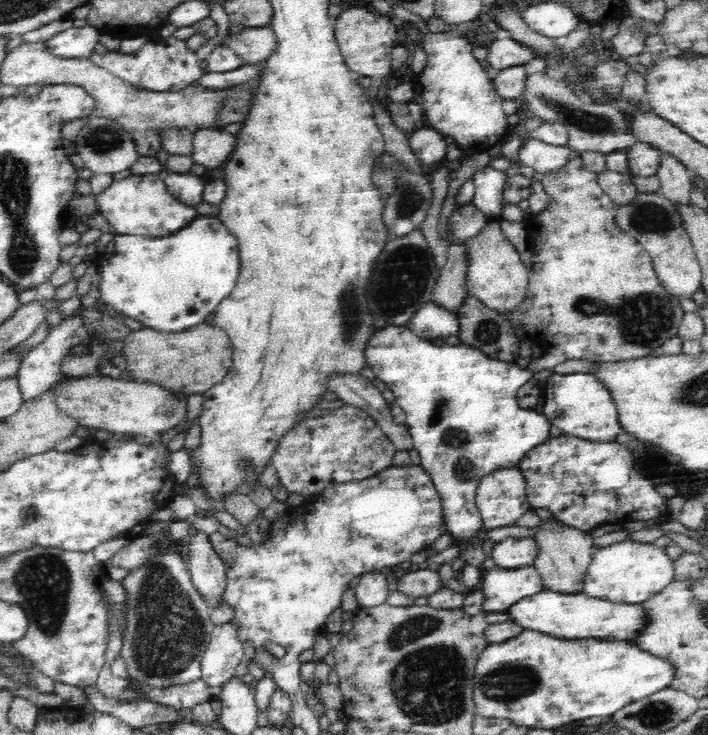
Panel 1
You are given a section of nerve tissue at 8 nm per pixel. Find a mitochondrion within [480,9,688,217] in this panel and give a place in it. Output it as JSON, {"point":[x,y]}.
{"point":[595,123]}

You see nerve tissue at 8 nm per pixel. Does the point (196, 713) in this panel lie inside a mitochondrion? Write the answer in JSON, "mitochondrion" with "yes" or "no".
{"mitochondrion":"no"}

